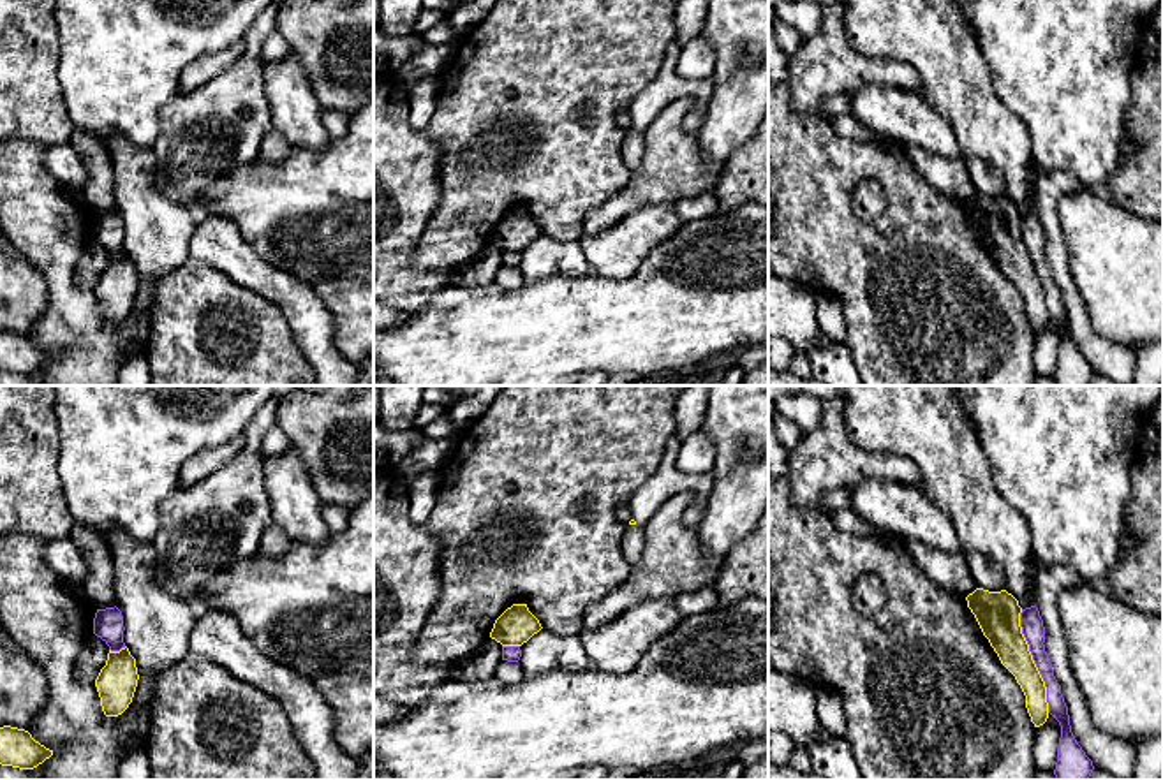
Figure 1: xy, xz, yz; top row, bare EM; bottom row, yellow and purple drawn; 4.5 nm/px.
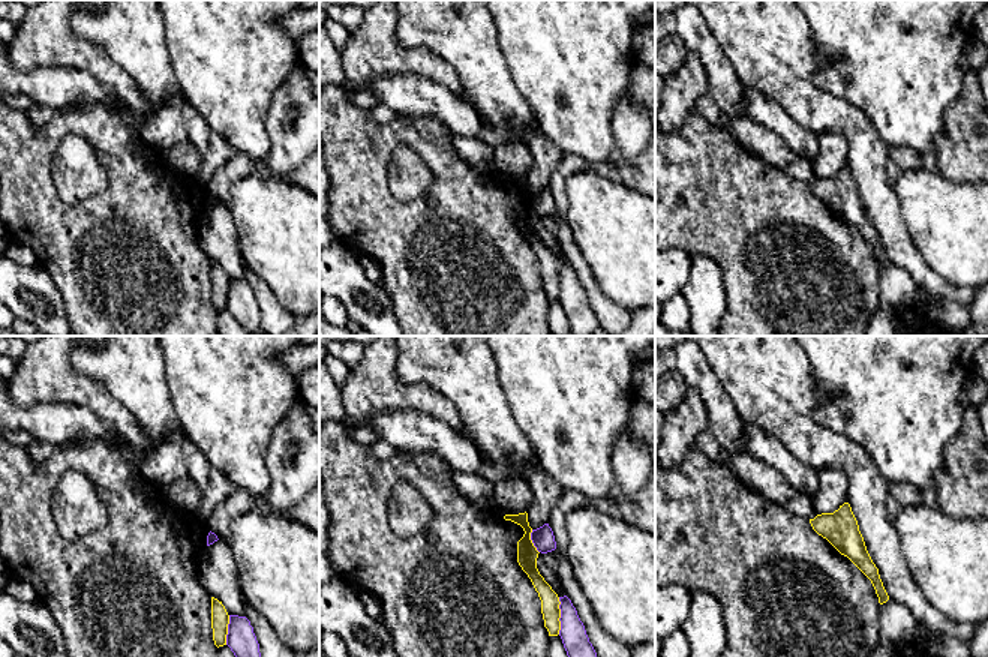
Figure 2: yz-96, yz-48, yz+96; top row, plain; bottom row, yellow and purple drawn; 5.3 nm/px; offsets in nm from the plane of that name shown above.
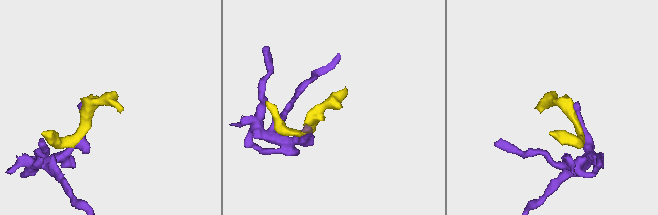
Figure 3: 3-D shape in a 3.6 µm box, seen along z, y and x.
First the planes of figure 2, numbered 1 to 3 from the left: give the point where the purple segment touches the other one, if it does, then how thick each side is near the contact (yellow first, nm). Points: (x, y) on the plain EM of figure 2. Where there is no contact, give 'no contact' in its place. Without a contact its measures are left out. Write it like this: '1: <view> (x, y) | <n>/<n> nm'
1: yz-96 (227, 294) | 100/150 nm
2: yz-48 (559, 279) | 100/150 nm
3: no contact

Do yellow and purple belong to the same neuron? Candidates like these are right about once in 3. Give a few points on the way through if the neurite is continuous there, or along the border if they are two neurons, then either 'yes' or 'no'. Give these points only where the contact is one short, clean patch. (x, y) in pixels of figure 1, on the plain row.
no

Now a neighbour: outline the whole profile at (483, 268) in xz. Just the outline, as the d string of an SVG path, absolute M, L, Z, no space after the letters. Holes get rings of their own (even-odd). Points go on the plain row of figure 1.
M488 243L469 262L449 271L449 285L456 287L485 285L495 280L500 268L502 268L502 250Z

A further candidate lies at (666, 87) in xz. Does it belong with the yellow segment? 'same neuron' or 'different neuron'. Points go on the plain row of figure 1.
same neuron

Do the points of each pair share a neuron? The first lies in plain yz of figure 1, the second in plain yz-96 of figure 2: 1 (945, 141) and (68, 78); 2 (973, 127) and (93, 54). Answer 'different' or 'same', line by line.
1: same
2: different

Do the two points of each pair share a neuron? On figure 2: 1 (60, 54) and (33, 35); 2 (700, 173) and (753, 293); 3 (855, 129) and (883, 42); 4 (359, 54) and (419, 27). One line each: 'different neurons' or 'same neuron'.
1: same neuron
2: same neuron
3: different neurons
4: different neurons

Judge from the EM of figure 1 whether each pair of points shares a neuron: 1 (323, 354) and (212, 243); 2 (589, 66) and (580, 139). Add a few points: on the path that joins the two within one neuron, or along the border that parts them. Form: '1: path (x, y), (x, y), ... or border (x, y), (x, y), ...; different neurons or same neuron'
1: path (311, 323), (270, 282), (244, 266); same neuron
2: path (594, 83), (594, 122); same neuron

